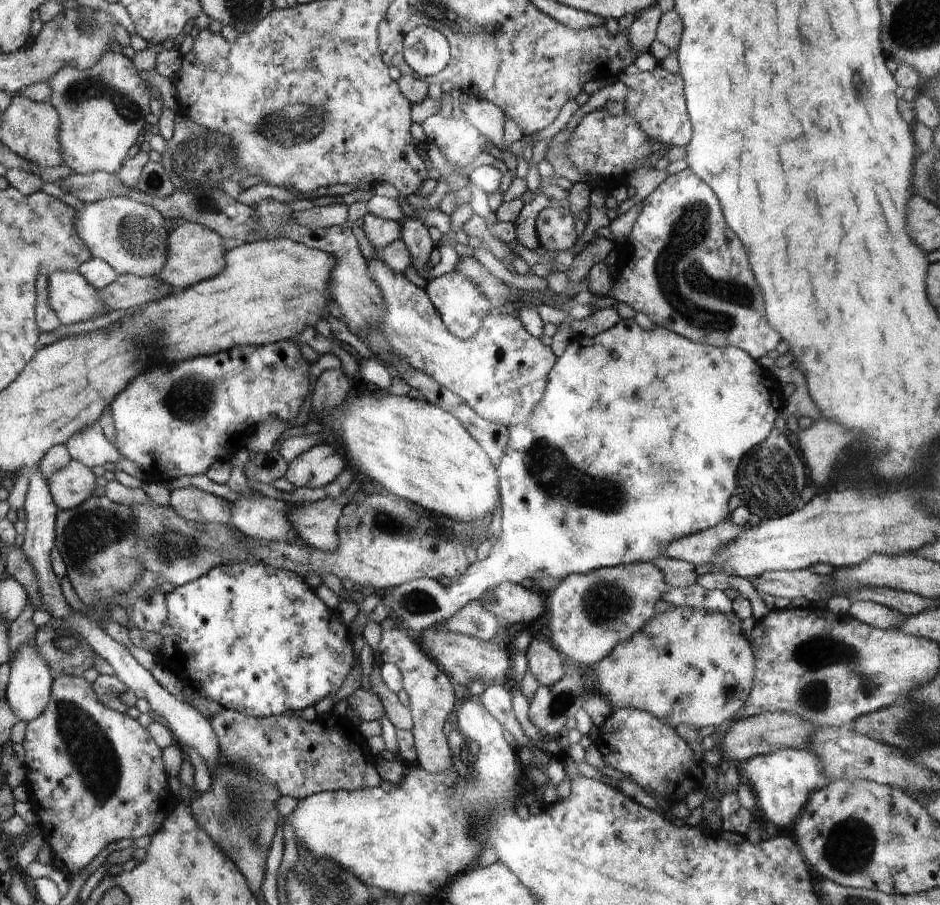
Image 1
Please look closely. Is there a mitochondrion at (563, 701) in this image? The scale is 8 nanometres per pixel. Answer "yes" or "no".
yes

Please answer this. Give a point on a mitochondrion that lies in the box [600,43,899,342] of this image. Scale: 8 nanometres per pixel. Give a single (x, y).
(714, 309)

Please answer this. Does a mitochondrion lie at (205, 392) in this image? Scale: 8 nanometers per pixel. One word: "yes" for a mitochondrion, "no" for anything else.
yes

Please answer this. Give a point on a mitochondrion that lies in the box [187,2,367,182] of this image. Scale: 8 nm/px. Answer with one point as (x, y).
(286, 125)

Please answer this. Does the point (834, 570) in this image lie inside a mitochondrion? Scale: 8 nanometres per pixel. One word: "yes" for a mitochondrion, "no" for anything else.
no

